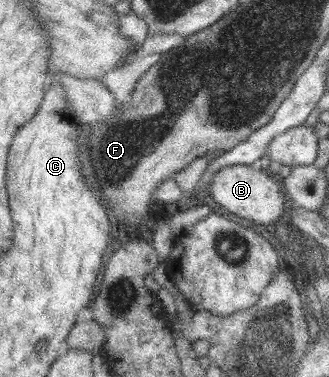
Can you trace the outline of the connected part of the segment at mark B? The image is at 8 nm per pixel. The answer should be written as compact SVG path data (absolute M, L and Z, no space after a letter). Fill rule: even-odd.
M231 165L222 166L212 174L208 192L222 210L237 215L242 219L253 222L257 226L275 223L282 214L283 186L268 171L262 171L257 166Z

